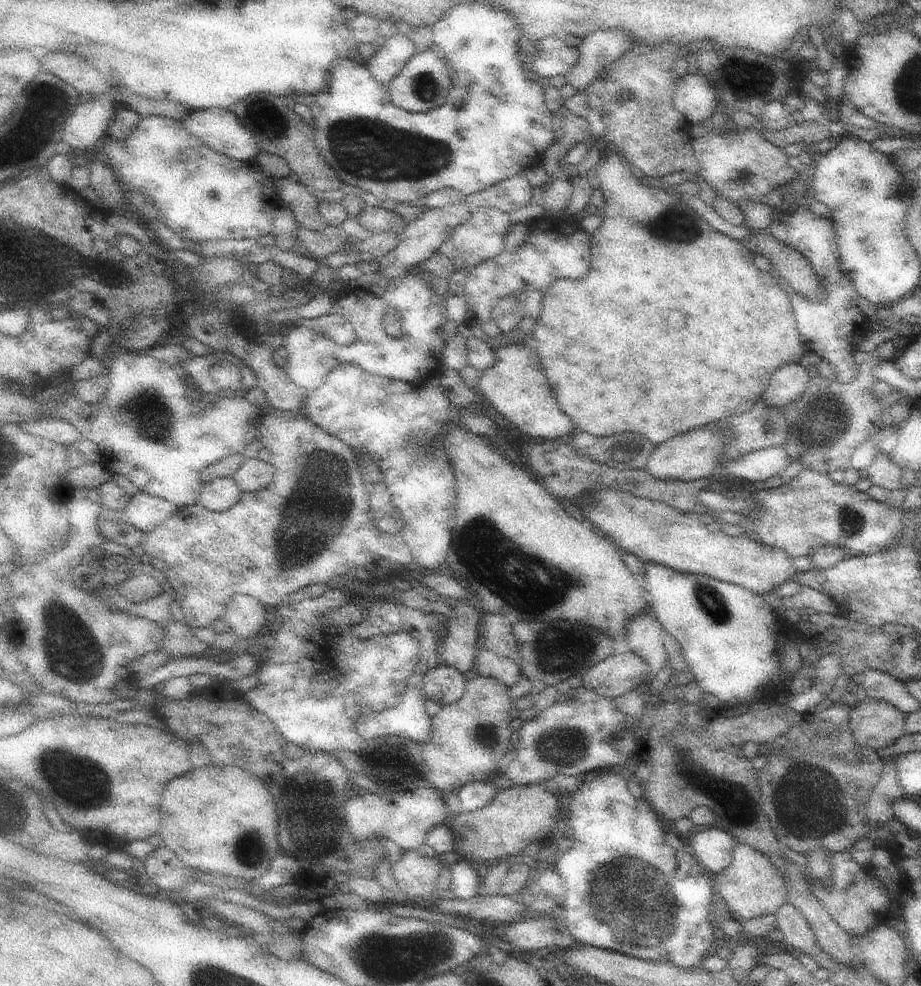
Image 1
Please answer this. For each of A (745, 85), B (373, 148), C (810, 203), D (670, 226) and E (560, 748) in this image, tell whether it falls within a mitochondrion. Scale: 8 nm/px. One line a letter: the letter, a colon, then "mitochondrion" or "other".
A: other
B: mitochondrion
C: other
D: mitochondrion
E: mitochondrion

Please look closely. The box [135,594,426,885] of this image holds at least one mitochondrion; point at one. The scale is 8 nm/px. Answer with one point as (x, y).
(310, 812)

